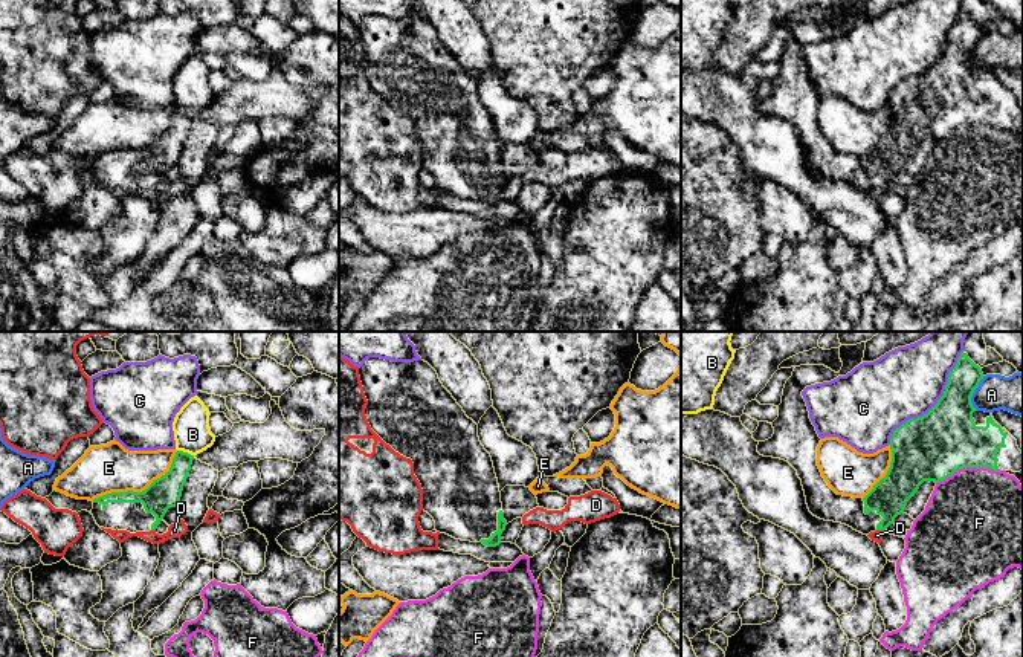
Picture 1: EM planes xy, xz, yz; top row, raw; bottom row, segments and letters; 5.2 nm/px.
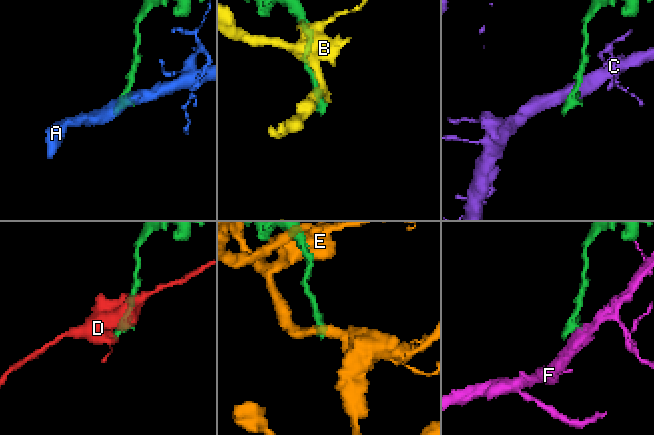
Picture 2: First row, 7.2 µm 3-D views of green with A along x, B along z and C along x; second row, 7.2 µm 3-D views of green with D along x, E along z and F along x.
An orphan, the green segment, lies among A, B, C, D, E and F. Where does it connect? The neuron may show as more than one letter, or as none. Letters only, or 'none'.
none

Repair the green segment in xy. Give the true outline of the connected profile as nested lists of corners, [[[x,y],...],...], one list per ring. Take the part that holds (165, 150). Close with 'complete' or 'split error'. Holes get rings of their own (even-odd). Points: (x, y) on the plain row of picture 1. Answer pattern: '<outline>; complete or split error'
[[[177,108],[169,128],[142,150],[111,150],[93,157],[99,185],[130,191],[156,188],[169,165],[179,163],[194,113]]]; split error

